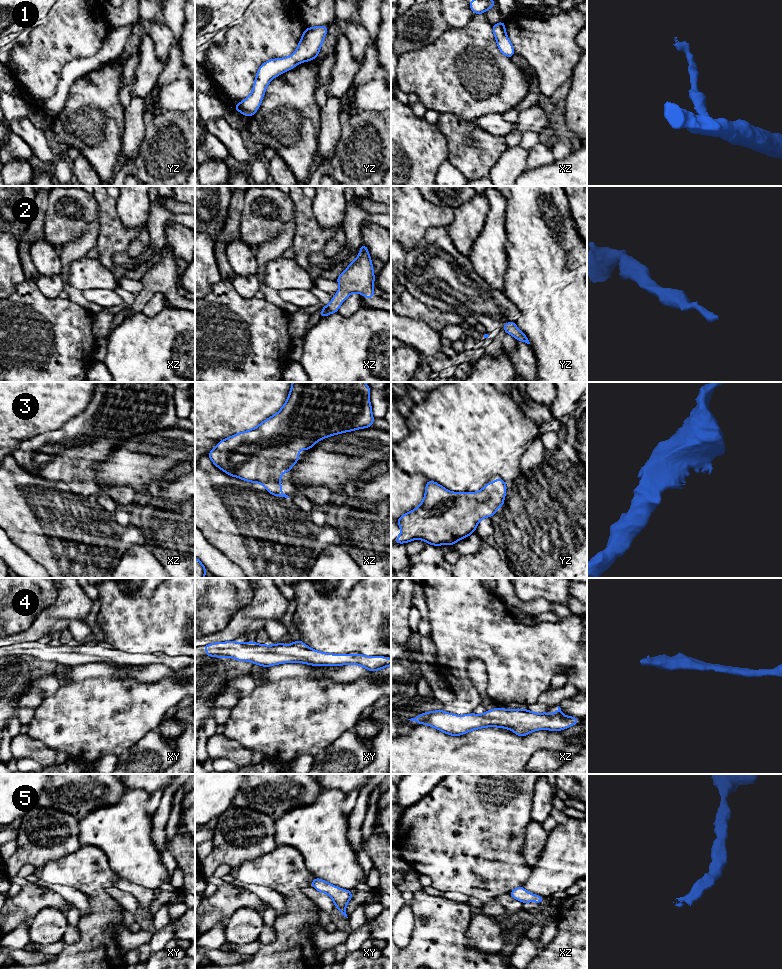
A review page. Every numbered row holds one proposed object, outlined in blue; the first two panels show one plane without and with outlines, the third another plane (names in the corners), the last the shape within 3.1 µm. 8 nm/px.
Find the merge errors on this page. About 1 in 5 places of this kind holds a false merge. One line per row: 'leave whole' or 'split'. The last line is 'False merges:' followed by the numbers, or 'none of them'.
1: leave whole
2: leave whole
3: leave whole
4: leave whole
5: leave whole
False merges: none of them

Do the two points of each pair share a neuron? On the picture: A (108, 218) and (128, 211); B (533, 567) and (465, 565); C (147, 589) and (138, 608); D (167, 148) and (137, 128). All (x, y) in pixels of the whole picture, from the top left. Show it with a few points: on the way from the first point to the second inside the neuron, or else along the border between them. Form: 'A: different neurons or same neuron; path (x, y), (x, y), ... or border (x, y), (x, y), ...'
A: different neurons; border (115, 200), (120, 221), (129, 228), (136, 228)
B: different neurons; border (507, 560), (510, 563)
C: different neurons; border (157, 588), (148, 598), (130, 597), (120, 591)
D: different neurons; border (144, 113), (144, 139), (136, 155)

